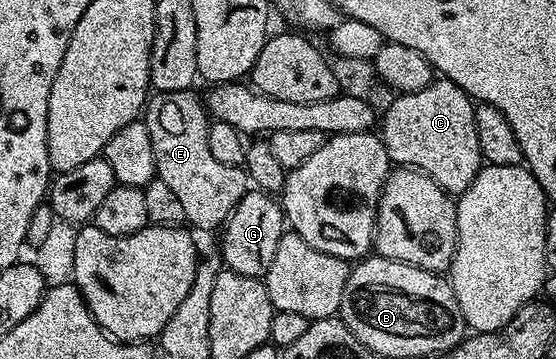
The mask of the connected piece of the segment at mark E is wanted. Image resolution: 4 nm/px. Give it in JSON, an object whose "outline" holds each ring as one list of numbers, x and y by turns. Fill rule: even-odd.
{"outline":[[191,89,151,94,146,100,144,122,148,134,152,136,152,153,156,153,156,178,170,186,172,194,181,202,186,223,191,228,199,227,202,231,217,232,230,218,230,214,246,192,251,190,252,184,249,174,241,166,221,164,209,151,209,129,212,120,206,110,203,96,197,95,196,92,197,90]]}

